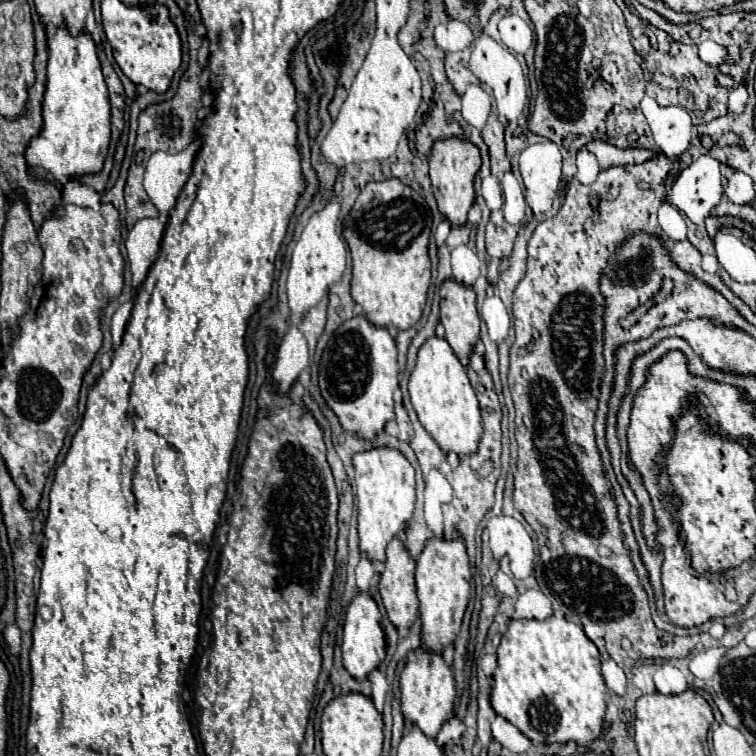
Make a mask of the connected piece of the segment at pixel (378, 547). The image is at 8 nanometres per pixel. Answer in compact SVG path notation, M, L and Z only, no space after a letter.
M371 448L353 456L355 486L359 500L359 548L371 560L385 562L385 548L393 536L407 528L415 504L415 470L401 450Z

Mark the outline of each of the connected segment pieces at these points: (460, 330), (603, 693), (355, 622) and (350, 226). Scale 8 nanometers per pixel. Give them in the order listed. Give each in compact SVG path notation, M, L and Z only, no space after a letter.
M455 280L441 284L441 322L445 326L445 340L463 360L471 354L479 340L479 314L475 304L475 290Z
M553 614L545 620L511 620L497 648L497 670L493 674L491 706L493 710L515 724L533 744L565 744L569 740L587 746L601 736L603 716L607 708L607 686L601 676L597 646L585 636L581 624Z
M357 592L357 596L351 600L347 608L341 650L343 650L343 666L349 670L351 676L359 680L363 680L385 658L385 634L381 628L381 612L369 592Z
M399 178L369 182L345 218L343 236L353 258L351 296L363 306L369 322L375 326L391 322L397 330L411 328L423 314L431 284L431 208L427 200Z

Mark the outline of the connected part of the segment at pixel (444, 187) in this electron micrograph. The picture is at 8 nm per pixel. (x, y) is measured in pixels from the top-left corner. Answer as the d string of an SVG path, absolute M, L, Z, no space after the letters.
M451 136L445 140L437 140L433 144L433 150L429 156L431 186L433 186L433 194L437 198L437 206L441 214L451 224L467 222L467 212L475 200L475 176L479 168L481 168L481 152L473 142L463 140L459 136Z

